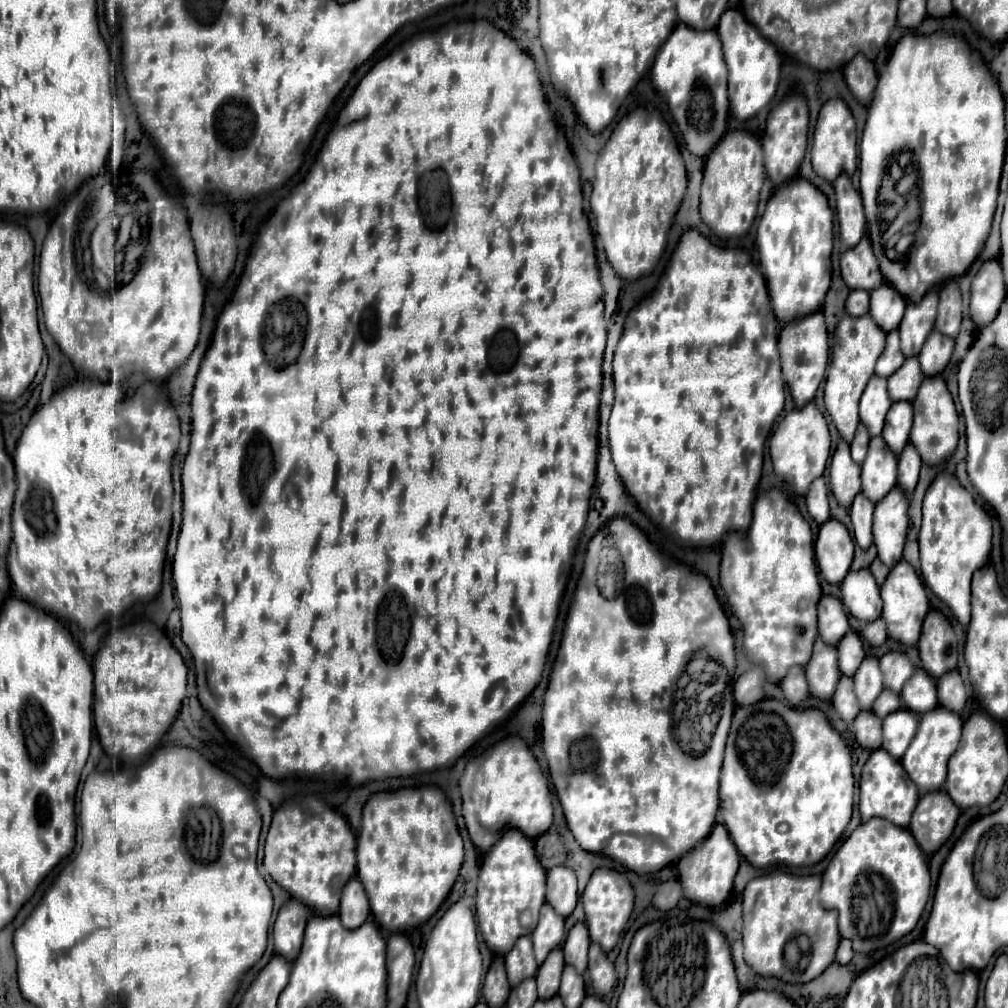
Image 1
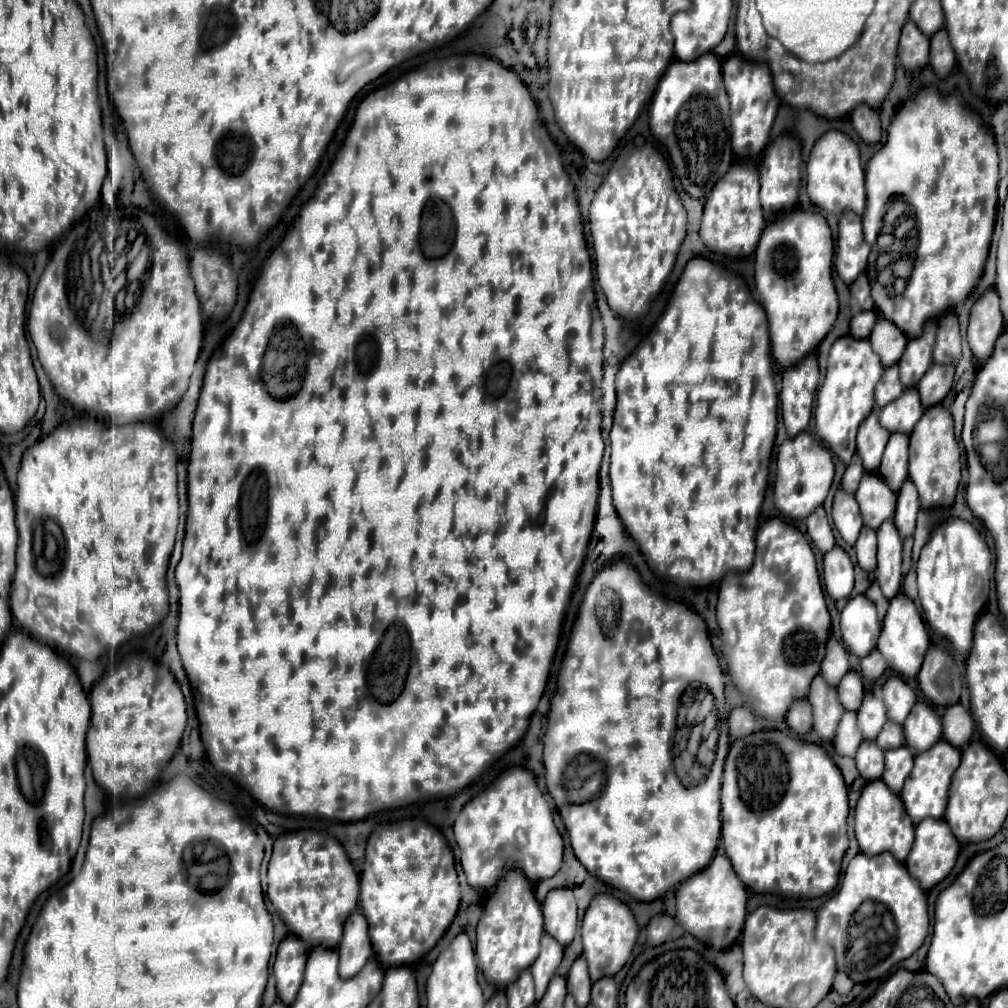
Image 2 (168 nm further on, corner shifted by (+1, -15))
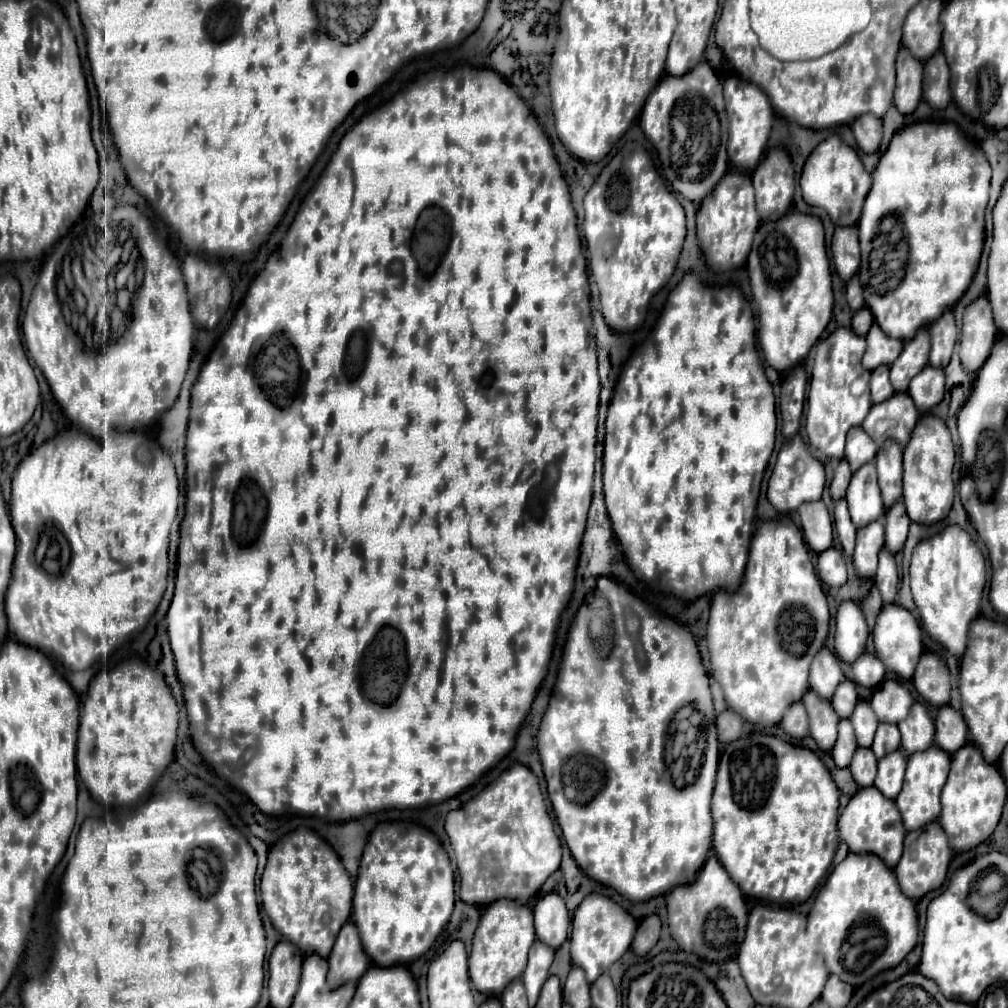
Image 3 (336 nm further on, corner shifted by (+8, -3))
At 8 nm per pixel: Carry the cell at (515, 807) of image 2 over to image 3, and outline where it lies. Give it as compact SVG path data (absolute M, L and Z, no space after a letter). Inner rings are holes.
M513 764L467 804L451 810L445 820L445 832L455 852L463 902L489 904L499 898L511 898L525 904L561 864L561 844L547 814L539 782L523 764Z

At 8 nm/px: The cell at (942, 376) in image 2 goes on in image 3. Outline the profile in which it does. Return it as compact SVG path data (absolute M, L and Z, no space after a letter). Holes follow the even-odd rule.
M927 364L927 368L923 368L923 372L919 372L919 376L915 376L915 380L911 380L909 396L913 398L913 402L921 414L929 412L945 396L943 370Z

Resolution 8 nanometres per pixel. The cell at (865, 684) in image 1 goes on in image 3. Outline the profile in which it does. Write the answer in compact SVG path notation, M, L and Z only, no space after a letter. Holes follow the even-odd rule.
M859 700L851 718L849 718L855 726L855 734L857 734L857 742L859 746L869 748L875 736L875 730L879 726L879 720L875 720L875 712L871 712L871 704L865 700Z

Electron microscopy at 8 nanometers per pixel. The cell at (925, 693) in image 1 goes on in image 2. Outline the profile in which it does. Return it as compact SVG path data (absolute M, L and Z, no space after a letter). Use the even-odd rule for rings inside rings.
M922 702L914 706L914 712L910 712L904 724L904 738L906 746L918 754L930 750L942 738L940 716L932 706Z

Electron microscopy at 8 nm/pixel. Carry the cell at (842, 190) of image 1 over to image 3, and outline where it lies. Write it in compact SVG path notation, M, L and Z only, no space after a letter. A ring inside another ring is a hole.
M837 226L831 240L833 266L841 280L849 280L859 268L859 240L857 226Z

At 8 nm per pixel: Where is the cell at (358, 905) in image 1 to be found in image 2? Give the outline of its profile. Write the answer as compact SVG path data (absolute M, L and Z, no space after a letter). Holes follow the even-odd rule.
M354 912L354 916L346 920L346 932L338 944L338 954L338 972L342 978L356 976L372 958L372 944L366 928L366 918L360 912Z

